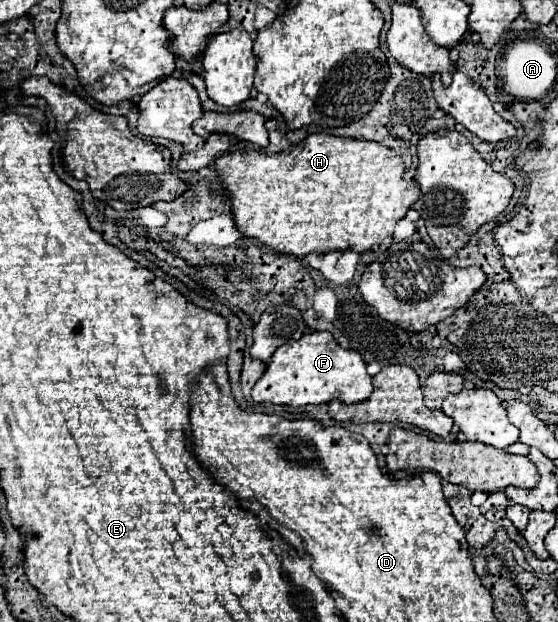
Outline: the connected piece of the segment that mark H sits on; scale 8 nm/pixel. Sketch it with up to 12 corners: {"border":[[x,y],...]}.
{"border":[[308,135],[214,167],[242,237],[370,251],[420,197],[374,141]]}

